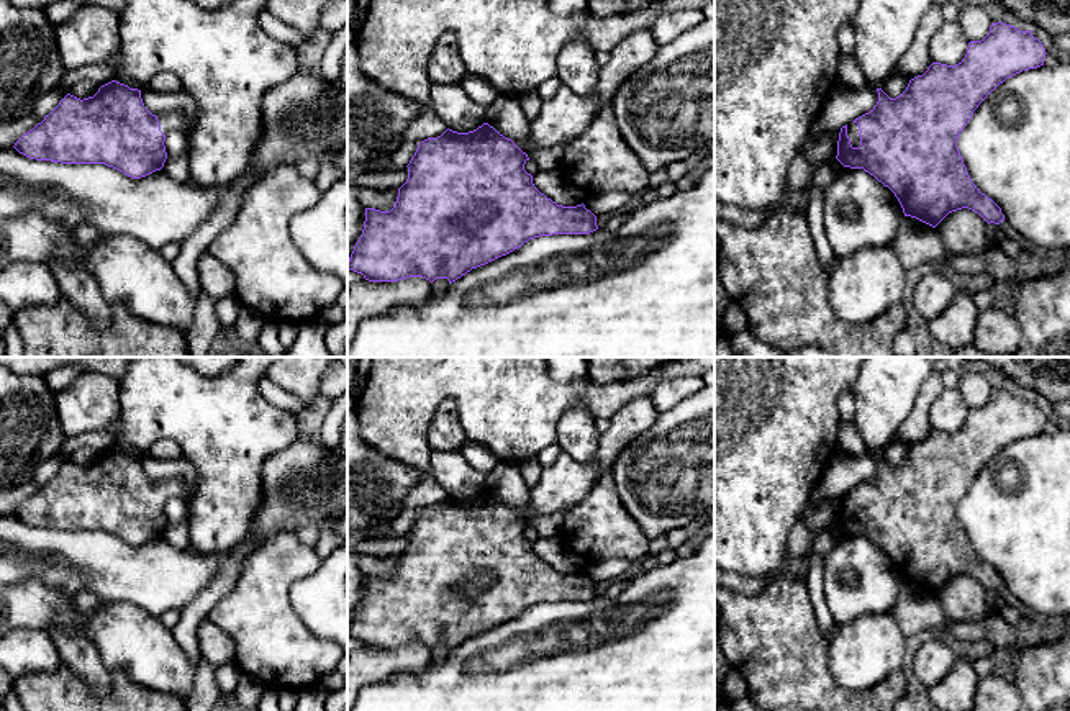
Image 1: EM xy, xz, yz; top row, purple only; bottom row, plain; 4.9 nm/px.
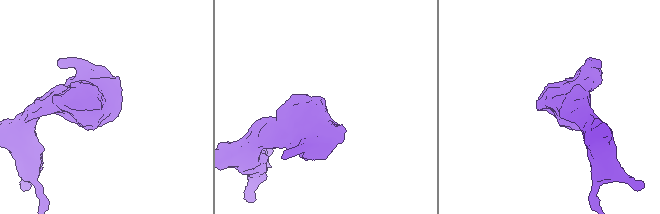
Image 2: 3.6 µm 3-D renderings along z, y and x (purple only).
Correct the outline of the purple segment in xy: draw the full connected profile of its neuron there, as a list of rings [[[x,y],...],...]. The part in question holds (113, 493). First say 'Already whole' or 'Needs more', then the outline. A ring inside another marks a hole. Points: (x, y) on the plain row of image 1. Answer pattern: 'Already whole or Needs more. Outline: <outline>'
Needs more. Outline: [[[111,447],[84,467],[67,460],[13,514],[36,528],[105,531],[141,546],[164,534],[165,501],[190,495],[182,478],[156,483],[144,473],[141,457]]]

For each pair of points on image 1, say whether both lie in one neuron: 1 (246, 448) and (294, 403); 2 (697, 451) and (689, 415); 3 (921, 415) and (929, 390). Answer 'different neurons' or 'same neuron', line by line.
1: different neurons
2: same neuron
3: same neuron

